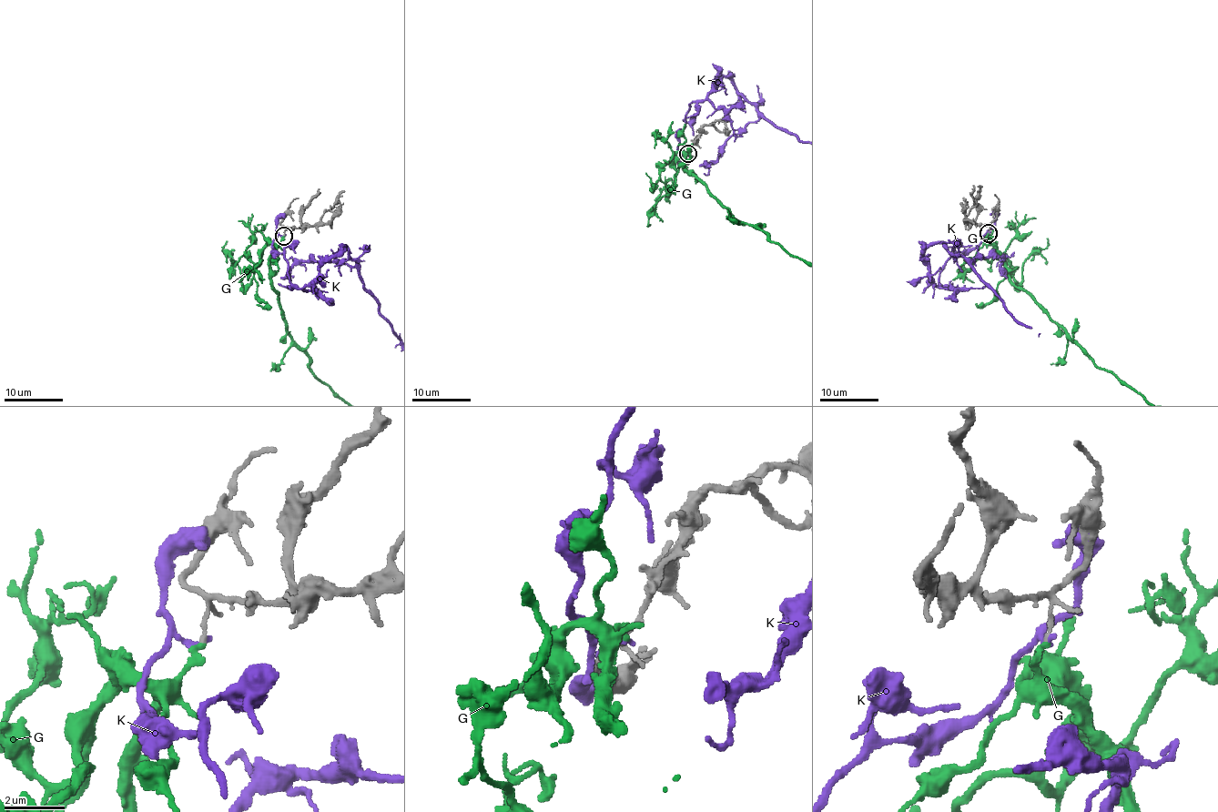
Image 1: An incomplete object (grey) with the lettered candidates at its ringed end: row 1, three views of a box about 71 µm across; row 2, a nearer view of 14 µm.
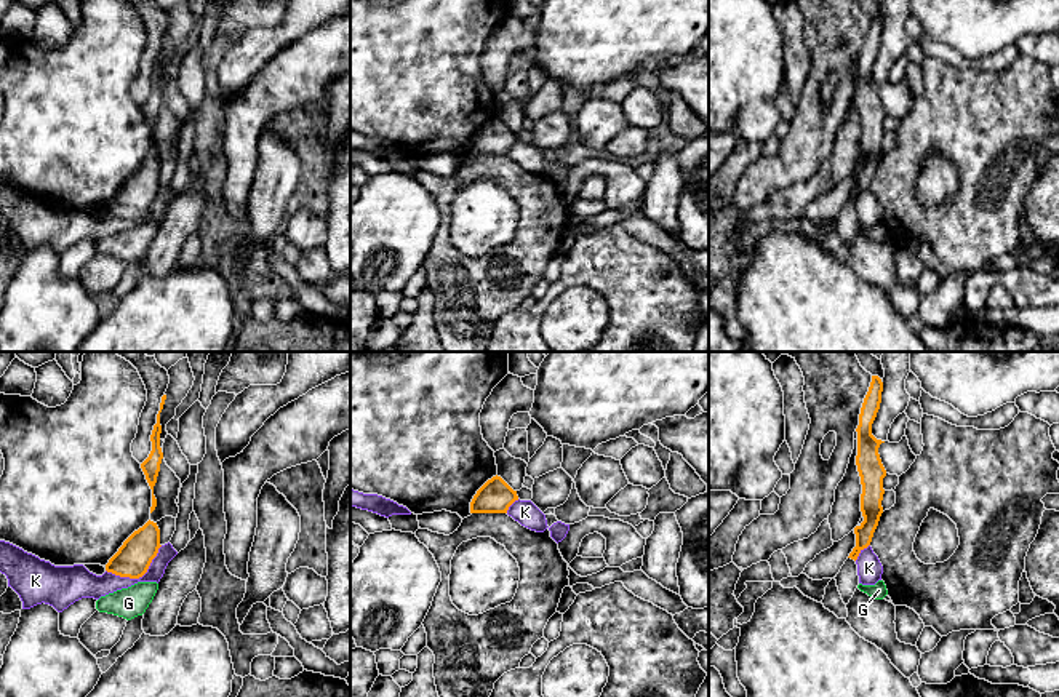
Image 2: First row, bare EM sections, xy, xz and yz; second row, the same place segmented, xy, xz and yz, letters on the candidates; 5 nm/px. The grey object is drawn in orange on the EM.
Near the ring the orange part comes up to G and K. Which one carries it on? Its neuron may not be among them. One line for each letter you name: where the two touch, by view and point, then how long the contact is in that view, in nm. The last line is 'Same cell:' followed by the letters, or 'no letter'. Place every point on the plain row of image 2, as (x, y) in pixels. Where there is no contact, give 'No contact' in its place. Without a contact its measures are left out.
G: No contact
Same cell: G

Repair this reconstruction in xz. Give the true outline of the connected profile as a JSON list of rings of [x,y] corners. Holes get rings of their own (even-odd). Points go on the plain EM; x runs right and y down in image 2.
[[[496,117],[477,133],[470,155],[507,155],[515,142],[518,142],[517,133]]]

